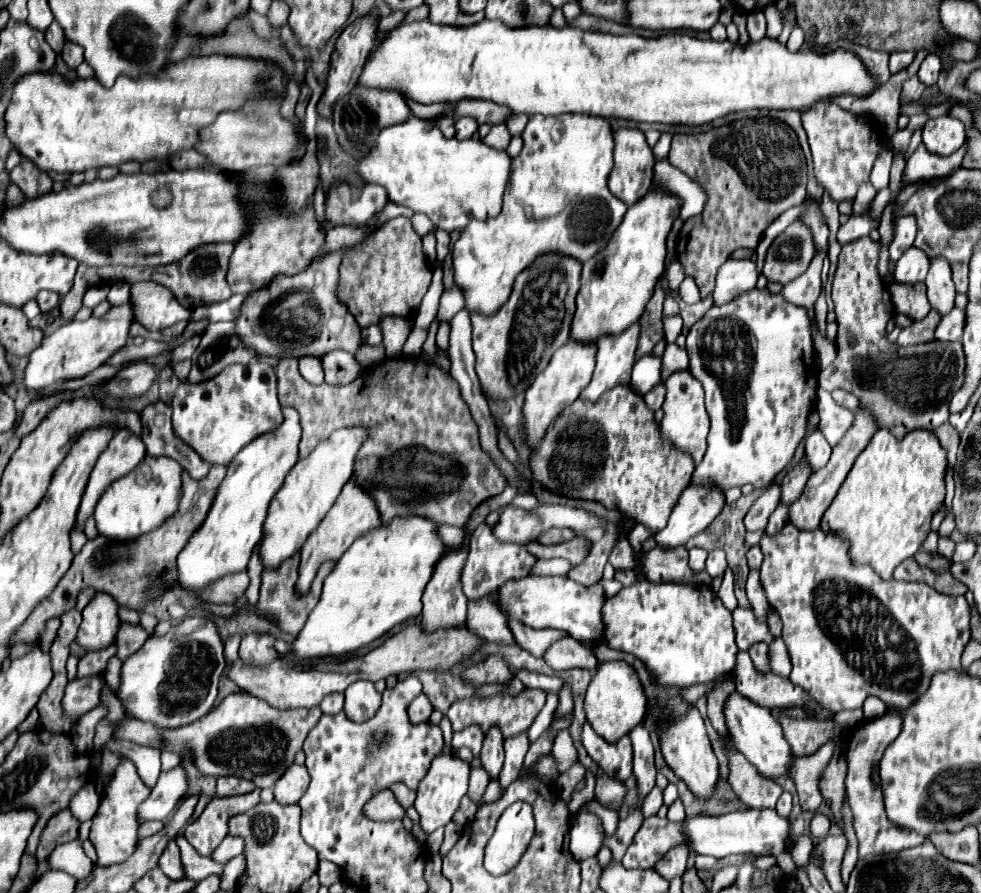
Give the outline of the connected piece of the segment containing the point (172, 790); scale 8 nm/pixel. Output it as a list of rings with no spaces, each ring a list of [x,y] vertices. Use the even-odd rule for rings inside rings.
[[[182,766],[170,772],[162,772],[158,784],[152,788],[152,794],[148,796],[148,800],[144,800],[142,808],[138,808],[138,816],[142,816],[142,824],[150,820],[166,820],[184,798],[186,788],[188,782]]]

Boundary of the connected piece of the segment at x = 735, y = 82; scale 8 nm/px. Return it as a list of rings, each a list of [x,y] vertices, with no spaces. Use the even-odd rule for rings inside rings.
[[[430,20],[422,22],[412,22],[412,24],[402,24],[394,28],[384,42],[380,42],[370,58],[366,60],[366,66],[360,74],[360,84],[370,86],[370,88],[394,88],[398,90],[406,100],[414,100],[420,104],[434,104],[434,102],[460,102],[464,98],[470,100],[490,100],[502,106],[508,106],[510,110],[518,114],[542,114],[542,116],[560,116],[560,114],[588,114],[588,116],[598,116],[598,118],[628,118],[636,122],[650,122],[650,124],[704,124],[712,122],[716,118],[726,116],[728,112],[744,112],[752,108],[806,108],[816,102],[828,102],[830,96],[838,94],[854,94],[864,98],[872,88],[874,88],[874,78],[868,74],[860,58],[852,52],[846,50],[836,50],[830,54],[816,54],[812,50],[798,50],[790,52],[786,46],[782,46],[778,40],[768,40],[762,38],[760,42],[750,42],[748,46],[732,44],[730,40],[716,42],[716,40],[698,40],[686,34],[670,32],[660,38],[642,38],[642,36],[614,36],[614,34],[602,34],[602,32],[584,32],[580,28],[564,26],[564,28],[554,28],[550,24],[544,26],[524,26],[524,28],[508,28],[500,20],[484,20],[474,26],[440,26],[432,24]]]

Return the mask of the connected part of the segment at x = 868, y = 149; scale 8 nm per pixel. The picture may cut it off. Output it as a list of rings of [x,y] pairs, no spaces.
[[[818,104],[818,108],[808,108],[802,112],[802,126],[808,134],[818,182],[830,192],[832,200],[852,200],[860,184],[868,182],[874,160],[882,148],[880,130],[876,130],[868,118],[850,114],[836,104]]]

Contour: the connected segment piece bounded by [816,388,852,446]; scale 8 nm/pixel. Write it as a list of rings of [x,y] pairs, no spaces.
[[[818,388],[816,394],[816,410],[820,414],[820,426],[826,440],[834,446],[840,442],[840,438],[846,434],[846,428],[852,426],[852,412],[838,406],[830,392],[826,392],[824,388]]]

